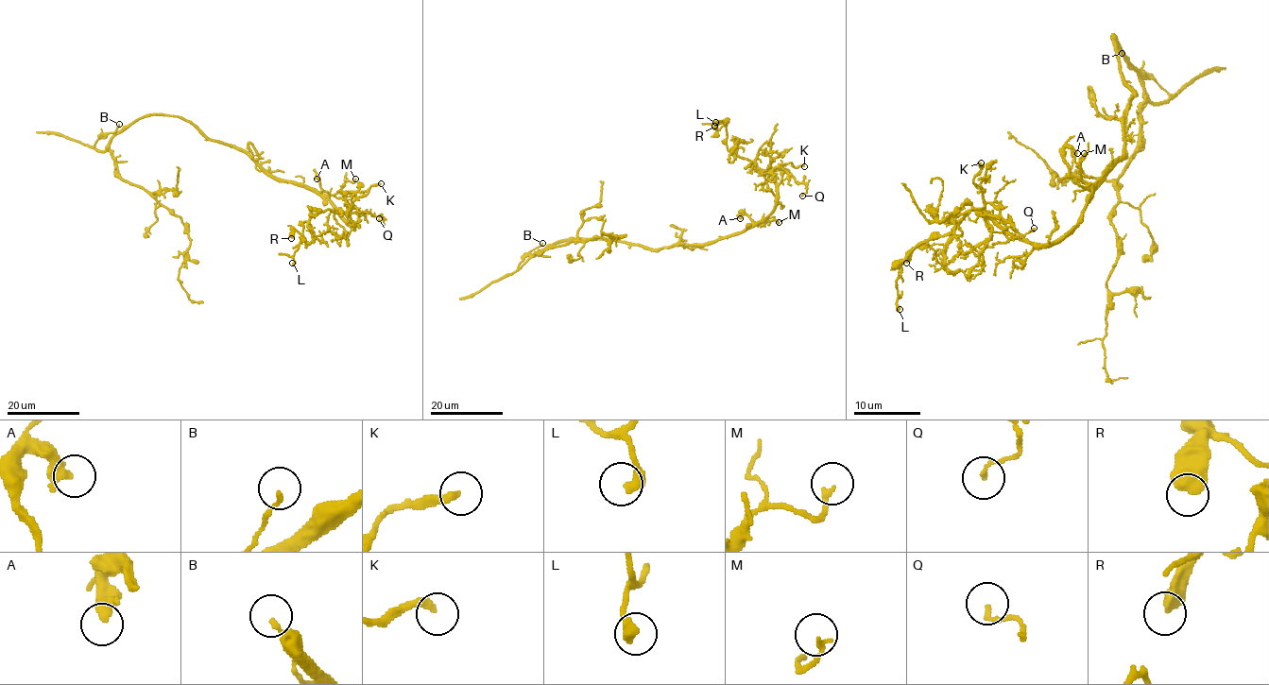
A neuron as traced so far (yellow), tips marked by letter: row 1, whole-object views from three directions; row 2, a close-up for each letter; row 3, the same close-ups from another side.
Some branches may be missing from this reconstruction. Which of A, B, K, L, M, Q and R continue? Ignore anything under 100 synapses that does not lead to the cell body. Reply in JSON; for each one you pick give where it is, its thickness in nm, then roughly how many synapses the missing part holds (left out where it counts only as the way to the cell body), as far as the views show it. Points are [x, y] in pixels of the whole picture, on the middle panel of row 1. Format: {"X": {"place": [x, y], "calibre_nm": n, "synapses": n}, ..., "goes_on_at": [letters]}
{"goes_on_at": []}

